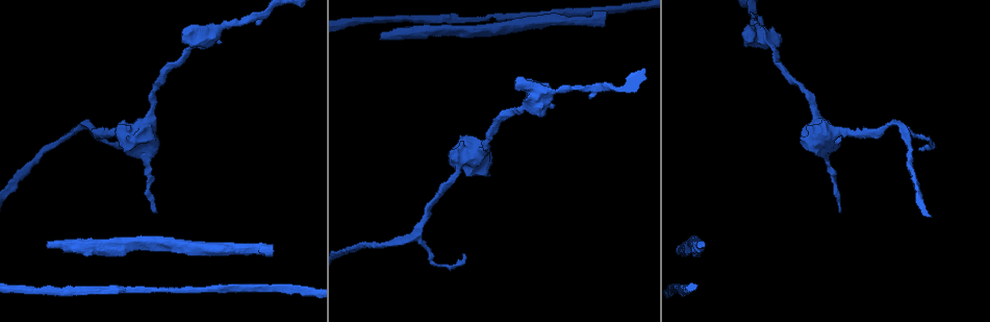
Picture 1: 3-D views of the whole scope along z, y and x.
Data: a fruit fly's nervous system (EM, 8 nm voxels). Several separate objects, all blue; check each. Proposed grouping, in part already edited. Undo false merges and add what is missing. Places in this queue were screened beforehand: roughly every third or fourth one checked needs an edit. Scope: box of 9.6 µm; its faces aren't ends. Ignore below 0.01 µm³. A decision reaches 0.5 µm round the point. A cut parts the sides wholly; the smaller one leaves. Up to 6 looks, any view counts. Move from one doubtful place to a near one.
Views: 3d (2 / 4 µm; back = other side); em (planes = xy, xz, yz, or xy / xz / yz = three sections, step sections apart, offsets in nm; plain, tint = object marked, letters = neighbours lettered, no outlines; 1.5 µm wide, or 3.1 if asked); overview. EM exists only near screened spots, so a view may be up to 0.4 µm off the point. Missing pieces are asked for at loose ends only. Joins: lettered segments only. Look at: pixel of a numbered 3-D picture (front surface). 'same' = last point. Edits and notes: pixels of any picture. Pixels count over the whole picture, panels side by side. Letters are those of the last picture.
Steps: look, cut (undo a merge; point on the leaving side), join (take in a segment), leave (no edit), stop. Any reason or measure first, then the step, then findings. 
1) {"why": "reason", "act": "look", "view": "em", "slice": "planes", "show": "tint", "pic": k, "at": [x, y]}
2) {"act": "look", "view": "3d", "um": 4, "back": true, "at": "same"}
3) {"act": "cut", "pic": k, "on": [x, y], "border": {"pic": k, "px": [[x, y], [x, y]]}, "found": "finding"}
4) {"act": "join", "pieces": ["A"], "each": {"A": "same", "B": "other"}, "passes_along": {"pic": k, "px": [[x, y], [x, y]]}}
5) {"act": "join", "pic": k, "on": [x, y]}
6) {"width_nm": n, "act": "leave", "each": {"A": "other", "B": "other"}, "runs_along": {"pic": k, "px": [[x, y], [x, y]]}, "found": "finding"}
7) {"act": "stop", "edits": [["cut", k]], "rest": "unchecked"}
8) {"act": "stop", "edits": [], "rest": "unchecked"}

{"why": "free end", "act": "look", "view": "3d", "um": 4, "pic": 1, "at": [270, 244]}

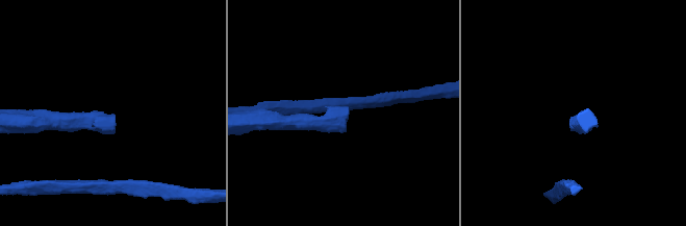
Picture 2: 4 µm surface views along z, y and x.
{"why": "need the tissue", "act": "look", "view": "em", "slice": "yz", "step": 4, "show": "tint", "pic": 2, "at": [348, 112]}

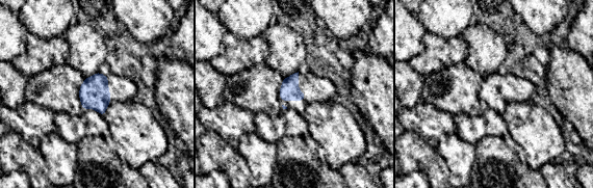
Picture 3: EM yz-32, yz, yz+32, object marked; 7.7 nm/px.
{"act": "look", "view": "em", "slice": "planes", "show": "letters", "at": "same"}

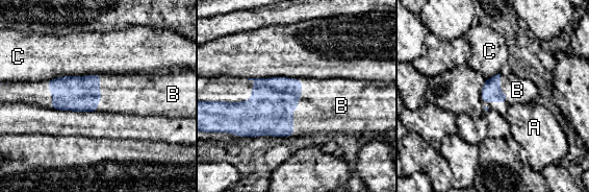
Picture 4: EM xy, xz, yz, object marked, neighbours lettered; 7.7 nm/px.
{"width_nm": 150, "act": "join", "pieces": ["B"], "each": {"A": "other", "B": "same", "C": "other"}, "passes_along": {"pic": 4, "px": [[269, 111], [297, 108], [326, 105]]}, "found": "it goes on there"}

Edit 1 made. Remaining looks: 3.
{"why": "free end", "act": "look", "view": "em", "slice": "planes", "show": "letters", "pic": 1, "at": [705, 243]}

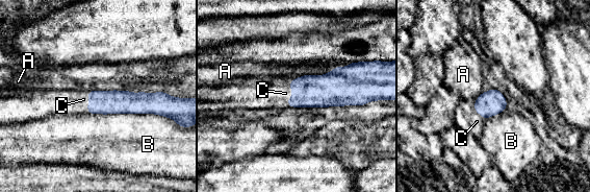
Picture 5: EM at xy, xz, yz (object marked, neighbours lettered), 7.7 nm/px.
{"act": "join", "pieces": ["C"], "each": {"A": "other", "B": "other", "C": "same"}, "passes_along": {"pic": 5, "px": [[308, 91], [290, 89], [285, 93]]}, "found": "the neuron continues"}

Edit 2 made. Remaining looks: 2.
{"act": "stop", "edits": [["join", 4], ["join", 5]], "rest": "unchecked"}

